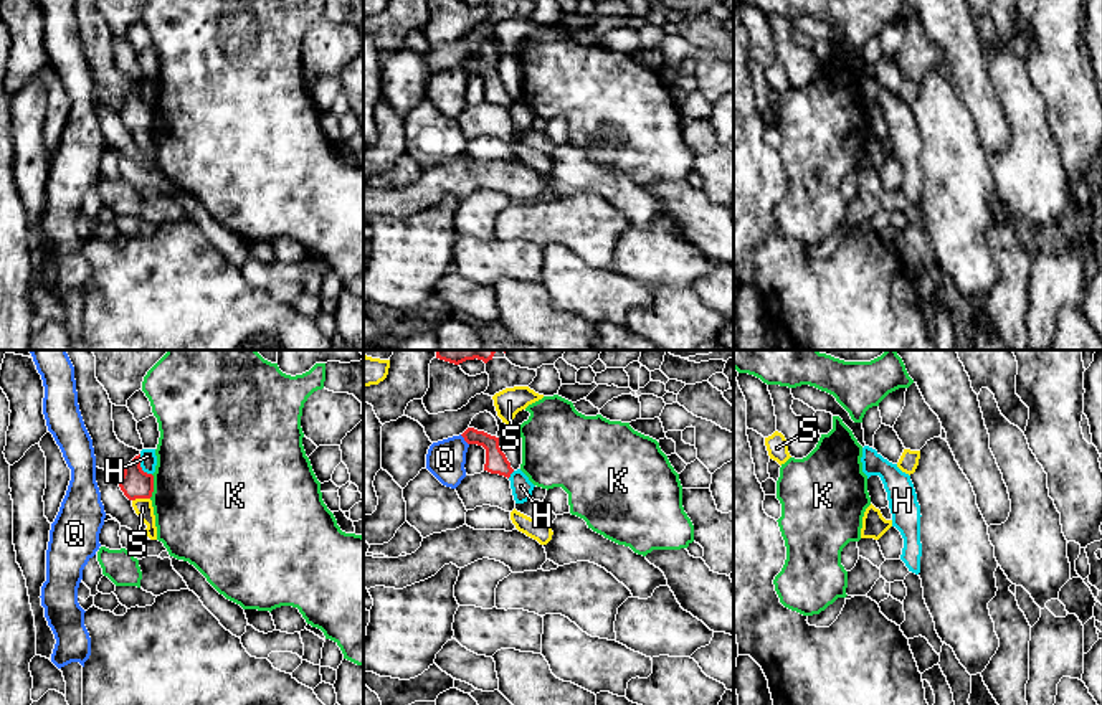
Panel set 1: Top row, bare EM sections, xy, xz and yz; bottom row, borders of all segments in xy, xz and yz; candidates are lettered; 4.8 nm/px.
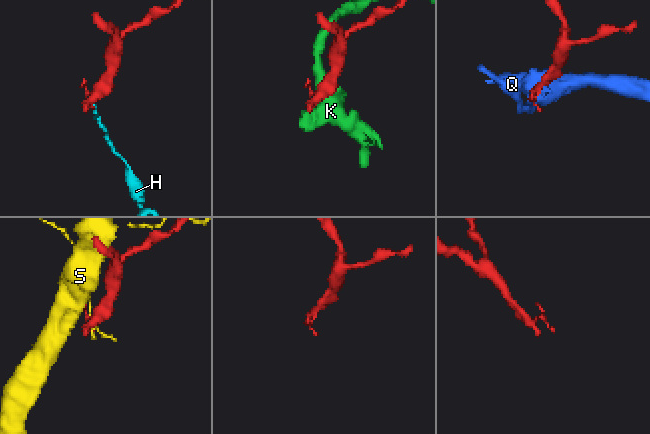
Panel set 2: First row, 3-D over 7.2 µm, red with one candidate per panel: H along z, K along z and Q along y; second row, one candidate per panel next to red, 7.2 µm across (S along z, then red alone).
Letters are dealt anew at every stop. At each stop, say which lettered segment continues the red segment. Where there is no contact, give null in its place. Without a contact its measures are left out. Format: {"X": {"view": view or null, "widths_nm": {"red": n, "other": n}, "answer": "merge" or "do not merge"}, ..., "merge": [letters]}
{"H": {"view": "xy", "widths_nm": {"red": 140, "other": 80}, "answer": "do not merge"}, "K": {"view": "xy", "widths_nm": {"red": 140, "other": 500}, "answer": "do not merge"}, "Q": {"view": "xz", "widths_nm": {"red": 110, "other": 190}, "answer": "do not merge"}, "S": {"view": "xy", "widths_nm": {"red": 140, "other": 90}, "answer": "do not merge"}, "merge": []}

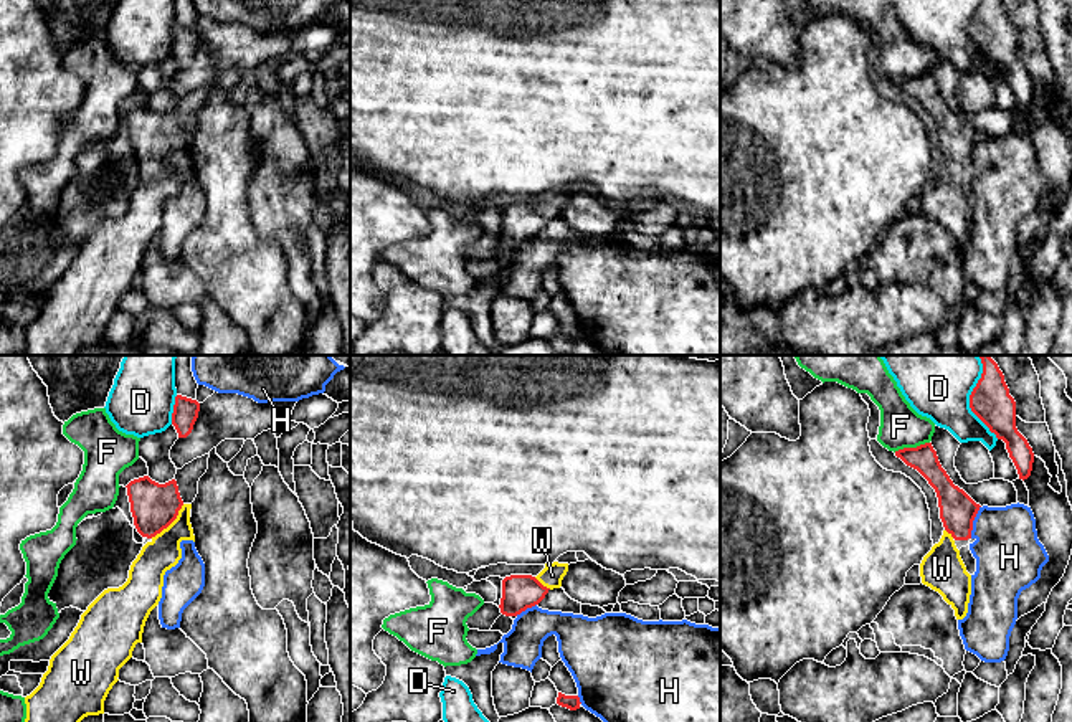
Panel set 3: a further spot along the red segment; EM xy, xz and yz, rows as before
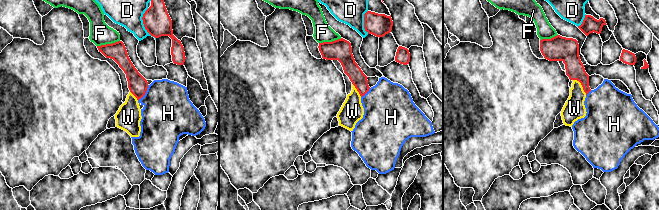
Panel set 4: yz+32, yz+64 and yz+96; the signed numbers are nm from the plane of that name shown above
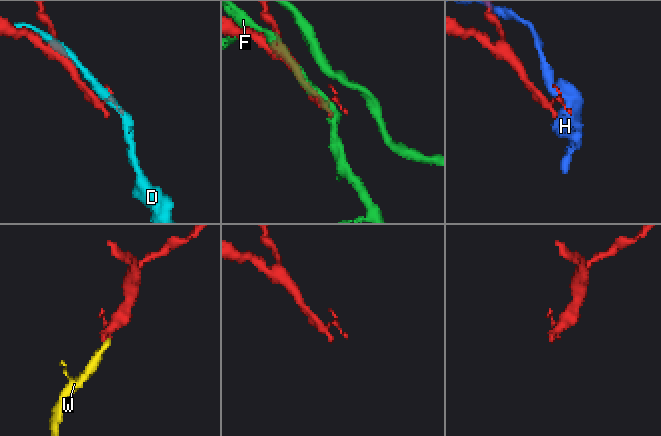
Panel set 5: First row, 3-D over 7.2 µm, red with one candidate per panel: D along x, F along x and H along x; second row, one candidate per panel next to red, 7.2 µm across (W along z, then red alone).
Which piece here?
{"D": {"view": "yz", "widths_nm": {"red": 200, "other": 260}, "answer": "do not merge"}, "F": {"view": "yz", "widths_nm": {"red": 130, "other": 200}, "answer": "do not merge"}, "H": {"view": "yz", "widths_nm": {"red": 180, "other": 320}, "answer": "do not merge"}, "W": {"view": "xy", "widths_nm": {"red": 220, "other": 170}, "answer": "merge"}, "merge": ["W"]}

